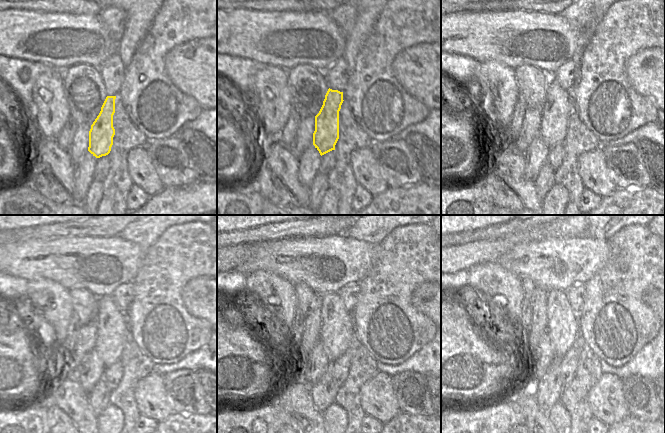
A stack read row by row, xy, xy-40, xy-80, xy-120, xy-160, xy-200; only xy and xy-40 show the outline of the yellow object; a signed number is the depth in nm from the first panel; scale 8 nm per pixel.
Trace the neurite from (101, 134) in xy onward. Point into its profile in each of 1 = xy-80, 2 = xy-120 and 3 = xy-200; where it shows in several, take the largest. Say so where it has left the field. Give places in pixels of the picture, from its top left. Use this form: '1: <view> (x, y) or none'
1: xy-80 (555, 112)
2: xy-120 (112, 330)
3: xy-200 (562, 325)

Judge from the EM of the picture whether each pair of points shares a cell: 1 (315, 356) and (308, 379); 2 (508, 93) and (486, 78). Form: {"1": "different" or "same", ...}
{"1": "same", "2": "same"}

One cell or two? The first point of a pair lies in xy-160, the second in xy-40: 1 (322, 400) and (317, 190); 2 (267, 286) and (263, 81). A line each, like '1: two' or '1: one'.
1: one
2: one

